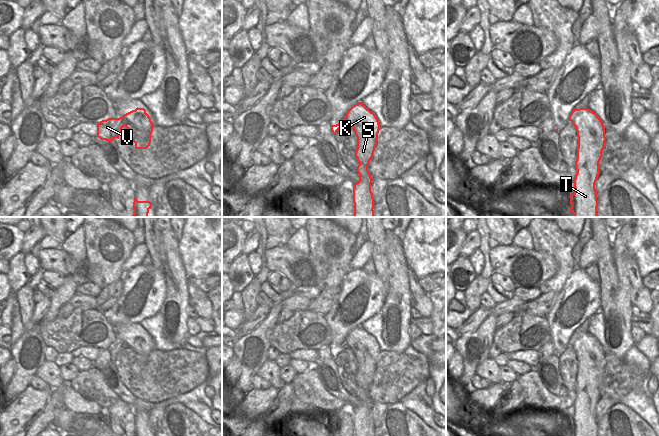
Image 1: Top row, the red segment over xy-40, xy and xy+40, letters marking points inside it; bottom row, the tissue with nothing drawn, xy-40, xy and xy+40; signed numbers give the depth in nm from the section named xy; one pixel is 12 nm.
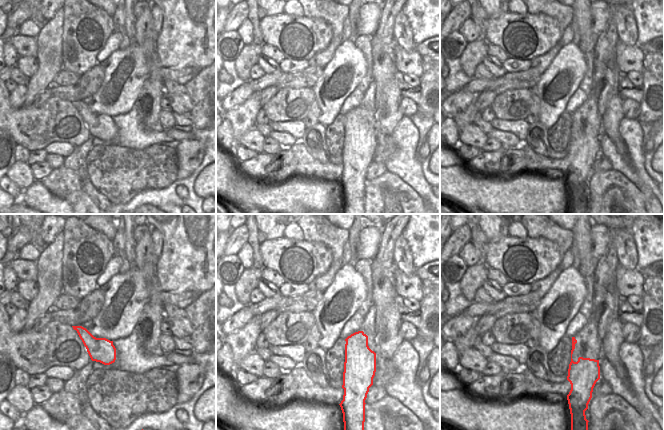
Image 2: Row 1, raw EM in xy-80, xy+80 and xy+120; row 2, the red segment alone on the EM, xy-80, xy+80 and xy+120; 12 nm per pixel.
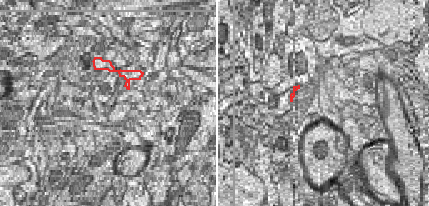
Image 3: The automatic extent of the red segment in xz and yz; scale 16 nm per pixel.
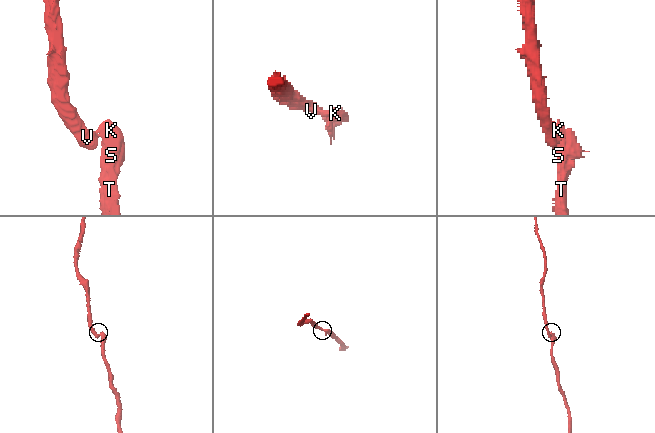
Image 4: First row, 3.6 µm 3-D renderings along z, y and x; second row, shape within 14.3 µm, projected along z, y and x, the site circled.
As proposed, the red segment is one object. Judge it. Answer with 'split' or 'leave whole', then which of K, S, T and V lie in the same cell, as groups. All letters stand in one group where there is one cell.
leave whole; groups K S T V

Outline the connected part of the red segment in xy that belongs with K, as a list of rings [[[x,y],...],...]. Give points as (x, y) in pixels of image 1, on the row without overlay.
[[[362,326],[353,329],[347,335],[342,346],[331,349],[332,357],[336,359],[346,346],[354,353],[357,361],[355,381],[359,386],[357,390],[359,405],[353,410],[354,436],[374,436],[375,426],[371,415],[373,403],[369,397],[368,389],[373,381],[381,350],[376,339]]]

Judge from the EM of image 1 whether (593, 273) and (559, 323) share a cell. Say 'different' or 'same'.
different

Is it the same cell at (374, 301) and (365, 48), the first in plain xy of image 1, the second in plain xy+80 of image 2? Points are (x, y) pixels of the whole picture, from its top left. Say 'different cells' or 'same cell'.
different cells

